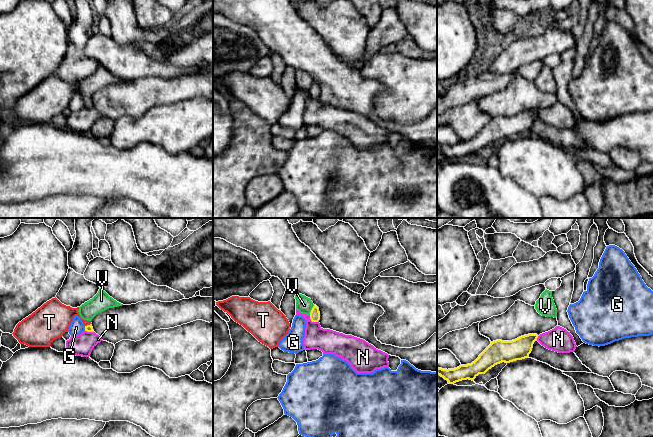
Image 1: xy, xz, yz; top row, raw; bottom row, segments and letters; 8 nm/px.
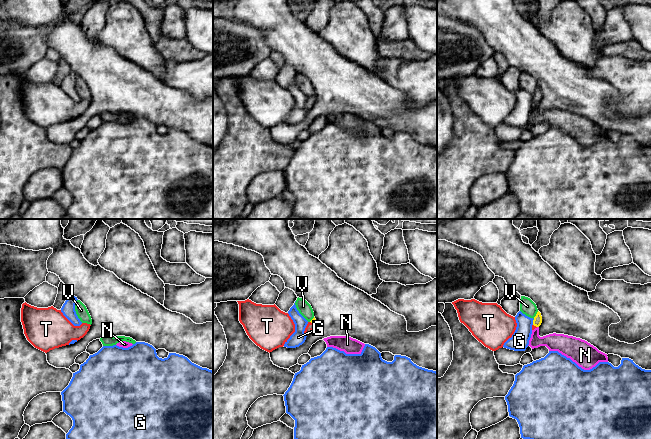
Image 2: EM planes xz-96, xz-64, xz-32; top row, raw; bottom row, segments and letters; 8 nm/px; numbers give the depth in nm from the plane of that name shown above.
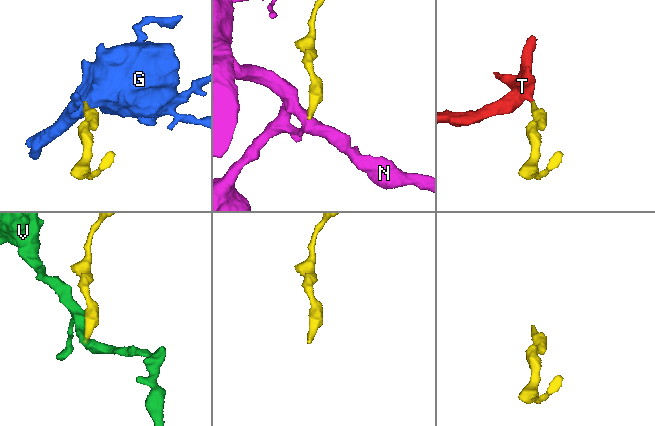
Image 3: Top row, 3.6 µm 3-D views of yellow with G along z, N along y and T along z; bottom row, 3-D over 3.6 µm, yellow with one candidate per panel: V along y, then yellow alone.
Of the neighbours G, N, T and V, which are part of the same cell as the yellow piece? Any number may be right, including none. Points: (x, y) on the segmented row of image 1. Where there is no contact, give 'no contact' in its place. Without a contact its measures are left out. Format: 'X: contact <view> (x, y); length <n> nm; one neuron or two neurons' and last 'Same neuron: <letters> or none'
G: contact xy (85, 329); length 30 nm; two neurons
N: contact xz (312, 321); length 90 nm; two neurons
T: contact xy (87, 325); length 70 nm; one neuron
V: contact xz (311, 310); length 90 nm; two neurons
Same neuron: T

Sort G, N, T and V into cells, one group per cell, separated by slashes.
G / N / T / V

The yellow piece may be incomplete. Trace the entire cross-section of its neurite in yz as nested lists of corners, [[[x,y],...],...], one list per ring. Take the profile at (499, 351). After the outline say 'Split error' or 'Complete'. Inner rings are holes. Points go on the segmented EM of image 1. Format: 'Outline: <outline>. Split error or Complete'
Outline: [[[528,334],[512,341],[493,341],[471,364],[448,370],[437,368],[437,374],[449,384],[467,379],[474,381],[479,374],[485,374],[497,364],[528,358],[537,338],[537,334]]]. Complete

